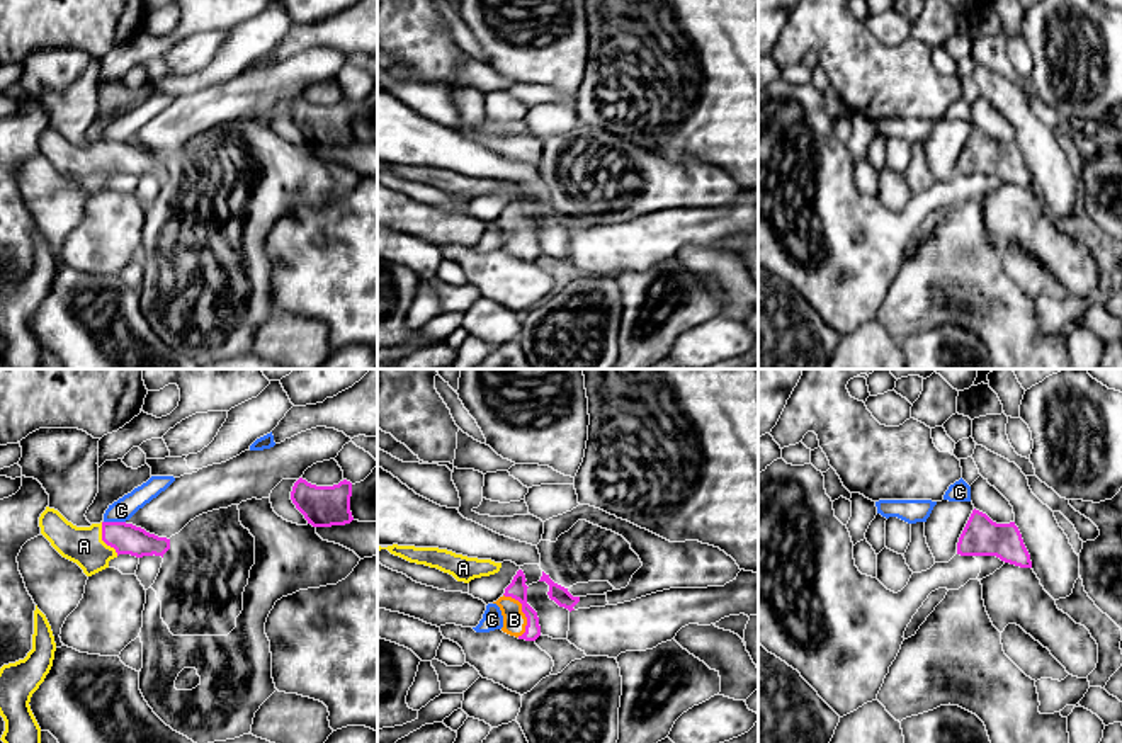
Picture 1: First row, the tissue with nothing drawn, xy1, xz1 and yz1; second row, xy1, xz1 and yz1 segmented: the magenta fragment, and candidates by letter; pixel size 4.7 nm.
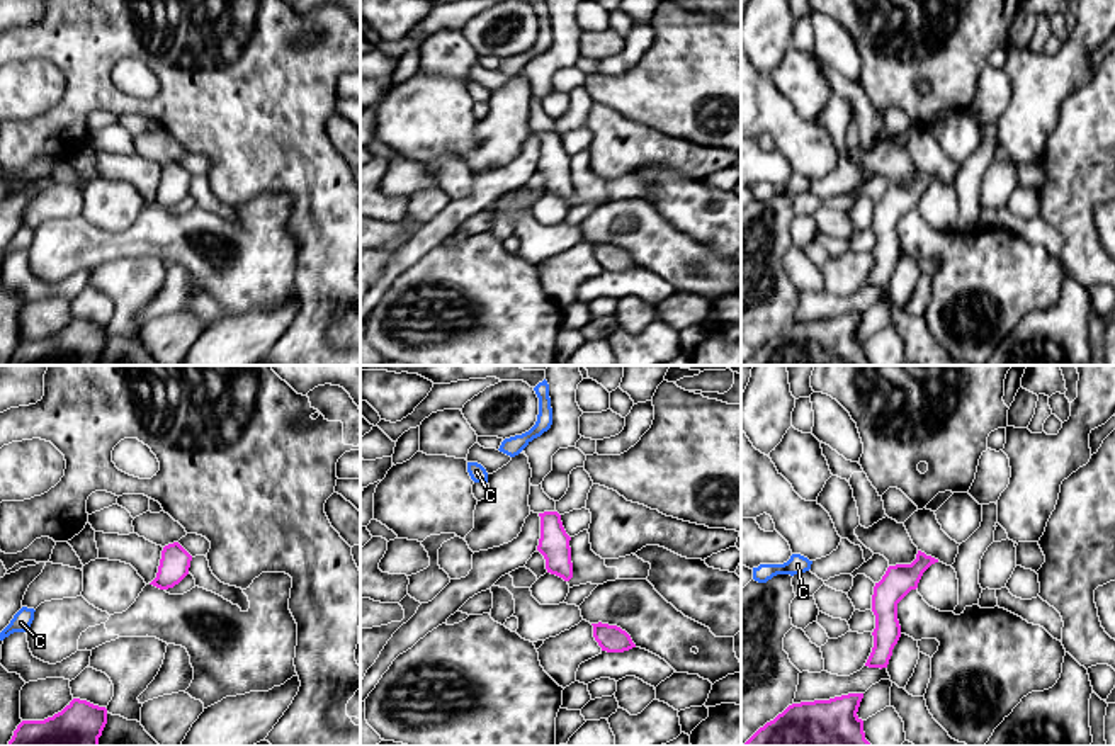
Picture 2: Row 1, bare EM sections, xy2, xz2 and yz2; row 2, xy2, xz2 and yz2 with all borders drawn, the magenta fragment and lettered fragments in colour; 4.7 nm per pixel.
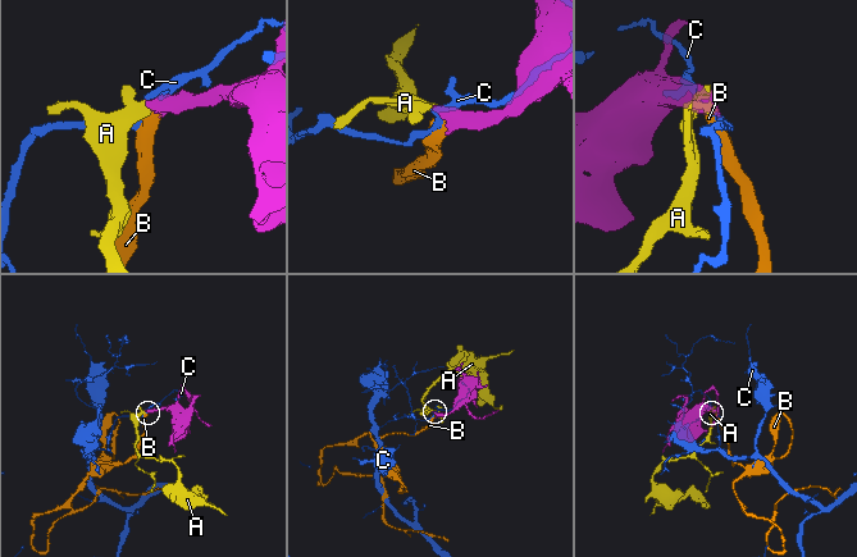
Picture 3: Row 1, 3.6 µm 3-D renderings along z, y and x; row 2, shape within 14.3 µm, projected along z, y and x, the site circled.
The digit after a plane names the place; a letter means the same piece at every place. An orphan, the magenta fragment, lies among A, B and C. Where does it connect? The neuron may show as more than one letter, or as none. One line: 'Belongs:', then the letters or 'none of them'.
Belongs: A, B

